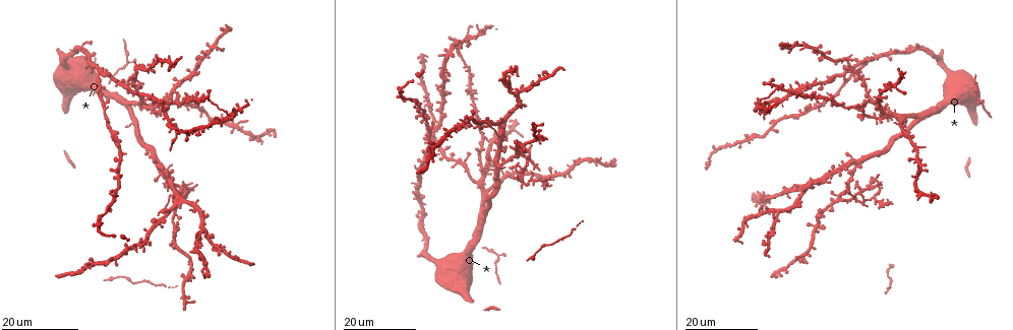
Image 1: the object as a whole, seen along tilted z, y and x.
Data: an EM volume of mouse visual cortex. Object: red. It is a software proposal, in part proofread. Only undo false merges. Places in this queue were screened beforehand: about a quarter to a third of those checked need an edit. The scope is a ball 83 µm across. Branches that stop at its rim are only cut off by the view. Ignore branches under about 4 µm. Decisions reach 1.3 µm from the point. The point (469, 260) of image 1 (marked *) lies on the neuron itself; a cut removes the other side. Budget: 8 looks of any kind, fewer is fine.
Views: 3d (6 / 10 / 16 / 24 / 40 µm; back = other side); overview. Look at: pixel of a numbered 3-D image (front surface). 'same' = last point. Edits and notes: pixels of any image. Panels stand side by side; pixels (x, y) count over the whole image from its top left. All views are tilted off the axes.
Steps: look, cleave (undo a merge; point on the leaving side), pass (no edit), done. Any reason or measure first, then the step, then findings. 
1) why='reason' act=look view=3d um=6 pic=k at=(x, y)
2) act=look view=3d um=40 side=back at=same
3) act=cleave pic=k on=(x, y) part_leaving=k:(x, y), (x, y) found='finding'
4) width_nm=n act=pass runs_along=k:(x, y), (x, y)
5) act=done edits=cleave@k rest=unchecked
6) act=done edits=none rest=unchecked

why='looks like a crossing' act=look view=3d um=24 pic=1 at=(777, 87)

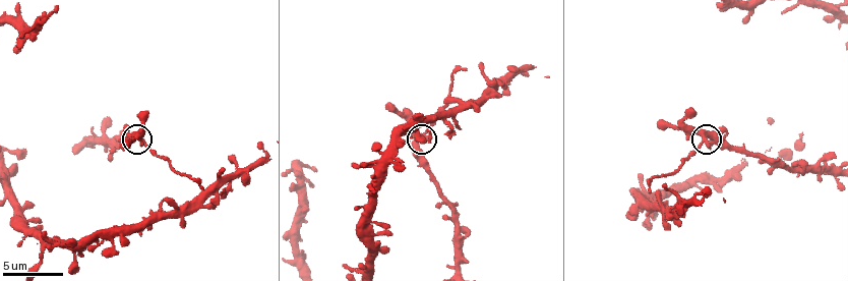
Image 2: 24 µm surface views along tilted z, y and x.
act=look view=3d um=10 pic=2 at=(703, 133)

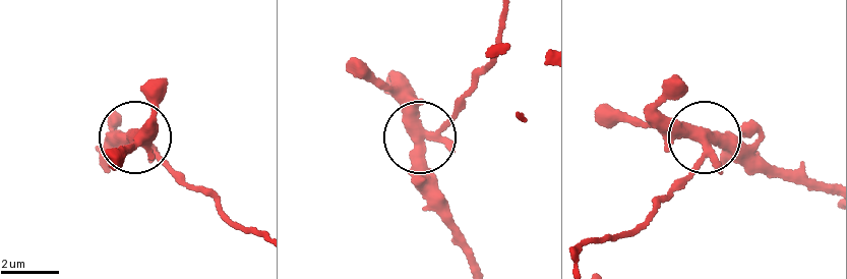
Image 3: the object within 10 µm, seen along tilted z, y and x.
arms=4 act=cleave pic=3 on=(177, 176) found='a second neuron is stuck on'

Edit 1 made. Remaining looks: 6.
act=look view=overview

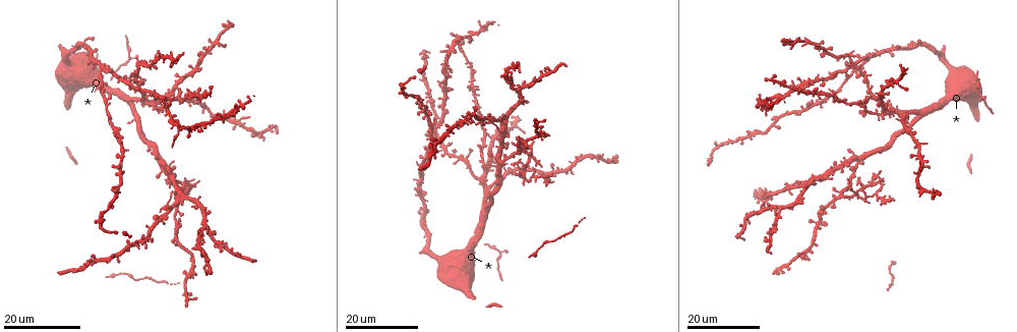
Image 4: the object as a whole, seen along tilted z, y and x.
act=look view=3d um=24 pic=4 at=(445, 57)

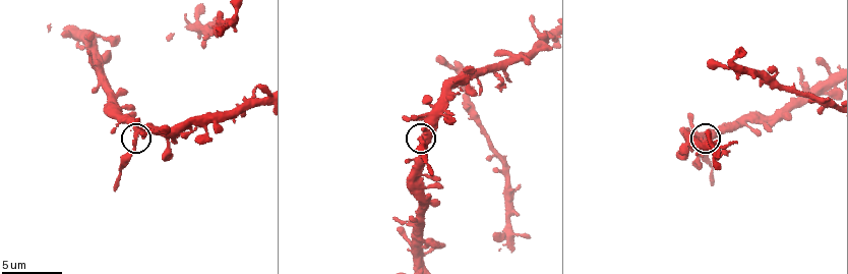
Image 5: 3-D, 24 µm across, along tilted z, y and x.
act=look view=3d um=6 pic=5 at=(420, 139)

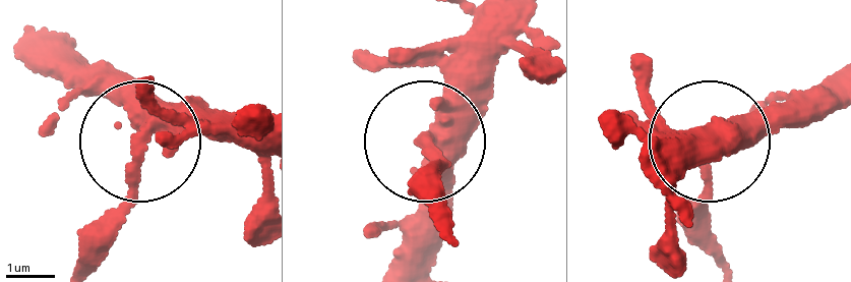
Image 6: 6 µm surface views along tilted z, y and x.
act=cleave pic=6 on=(136, 190) found='a second neuron is stuck on'

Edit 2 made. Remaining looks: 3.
act=look view=overview

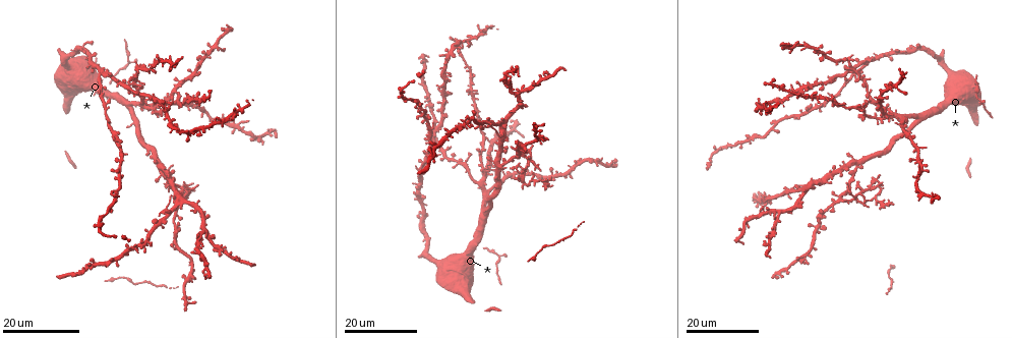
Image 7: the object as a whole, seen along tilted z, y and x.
why='looks like a crossing' act=look view=3d um=16 pic=7 at=(190, 259)

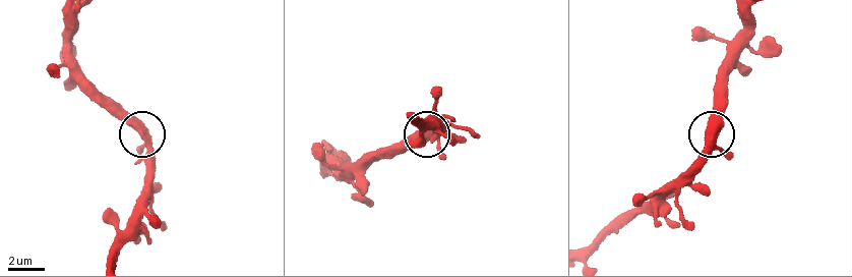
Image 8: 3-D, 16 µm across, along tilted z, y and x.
why='zoom in' act=look view=3d um=6 pic=8 at=(712, 146)

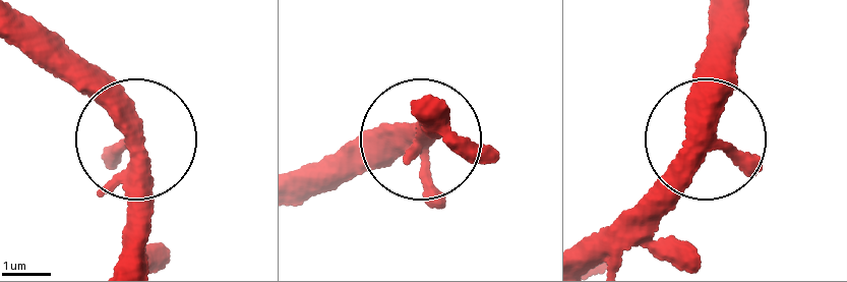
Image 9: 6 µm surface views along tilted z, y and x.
act=pass runs_along=9:(13, 33), (127, 134), (148, 191), (141, 259) found='all the same neuron'

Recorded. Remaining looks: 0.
act=done edits=cleave@3,cleave@6 rest=unchecked

